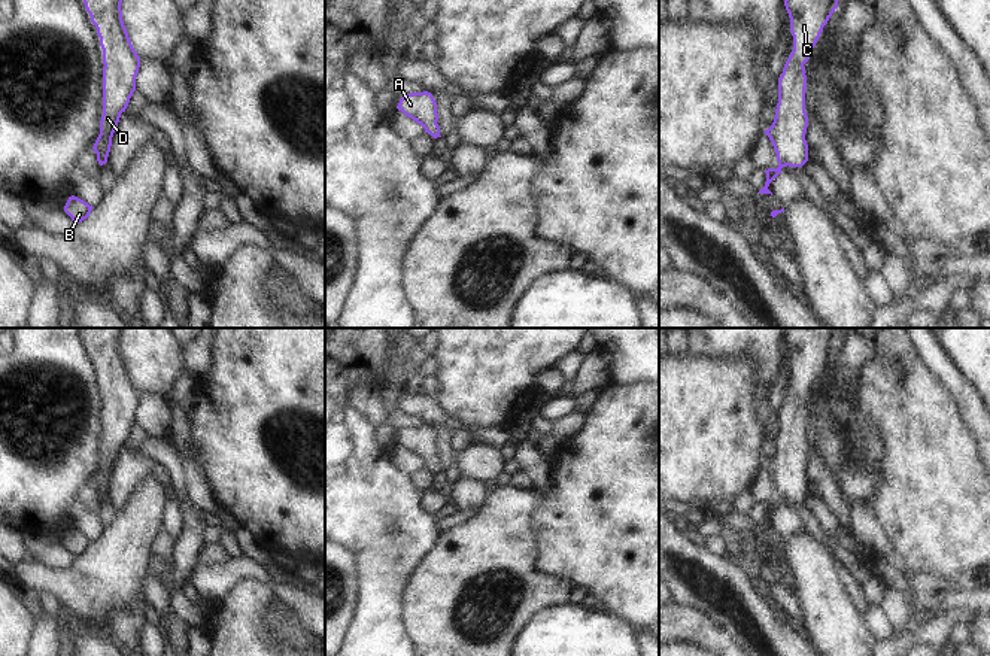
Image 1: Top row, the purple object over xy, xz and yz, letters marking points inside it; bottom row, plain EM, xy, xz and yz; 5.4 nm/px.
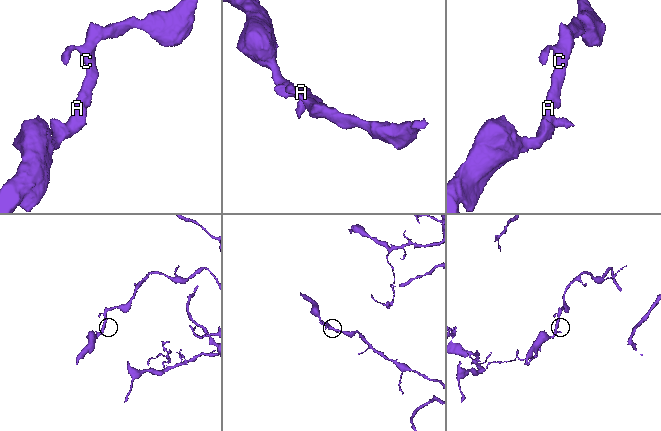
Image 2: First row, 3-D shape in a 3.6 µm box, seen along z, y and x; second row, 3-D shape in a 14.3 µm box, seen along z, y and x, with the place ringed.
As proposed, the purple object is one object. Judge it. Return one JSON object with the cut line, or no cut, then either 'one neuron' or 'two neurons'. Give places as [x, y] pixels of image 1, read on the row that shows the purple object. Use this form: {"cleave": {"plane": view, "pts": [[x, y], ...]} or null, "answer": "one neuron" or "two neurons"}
{"cleave": null, "answer": "one neuron"}

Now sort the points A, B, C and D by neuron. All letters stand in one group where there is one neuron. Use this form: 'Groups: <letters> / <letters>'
Groups: A B C D

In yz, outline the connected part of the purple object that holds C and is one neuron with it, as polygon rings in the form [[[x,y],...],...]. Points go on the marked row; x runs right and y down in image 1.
[[[784,0],[784,6],[790,18],[793,51],[778,78],[778,103],[774,122],[765,130],[777,154],[778,167],[765,170],[766,182],[759,191],[759,194],[771,195],[768,186],[783,167],[802,167],[808,161],[804,64],[810,60],[810,52],[816,46],[823,27],[838,7],[838,0]]]

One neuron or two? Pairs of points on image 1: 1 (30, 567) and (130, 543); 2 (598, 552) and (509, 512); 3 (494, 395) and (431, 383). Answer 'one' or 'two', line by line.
1: one
2: two
3: two

